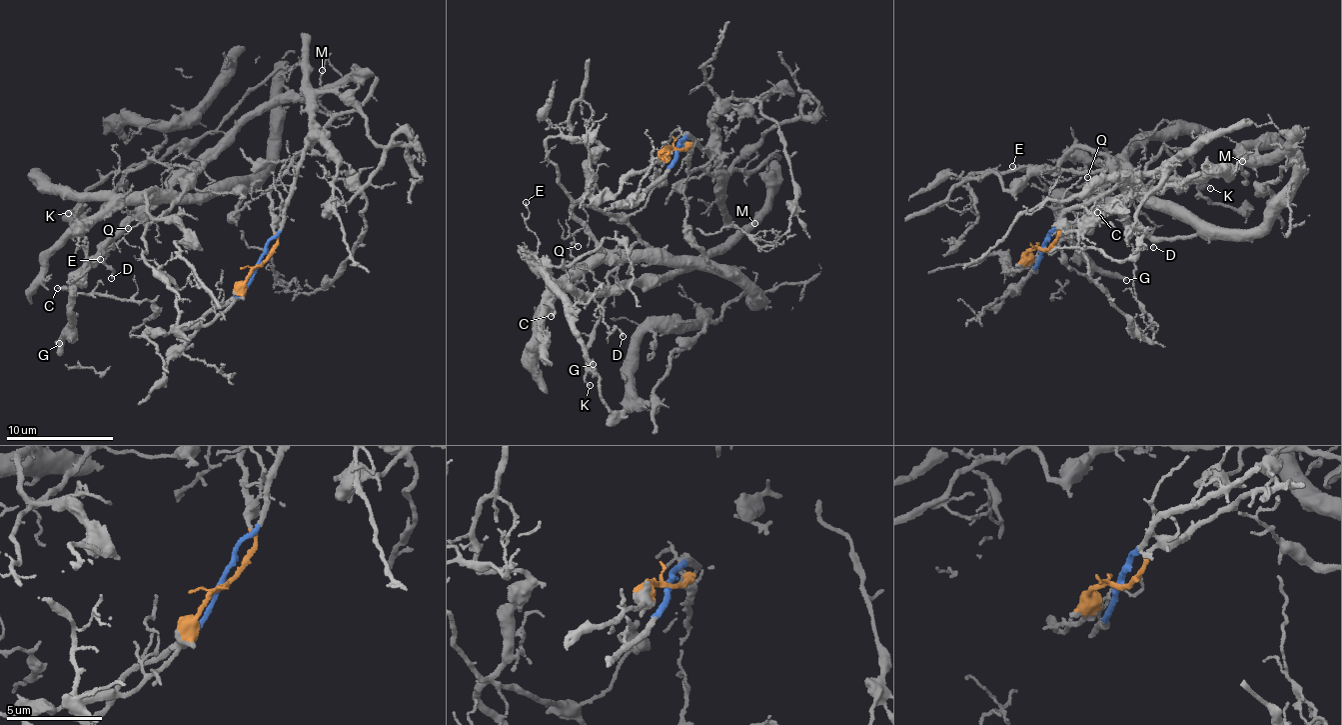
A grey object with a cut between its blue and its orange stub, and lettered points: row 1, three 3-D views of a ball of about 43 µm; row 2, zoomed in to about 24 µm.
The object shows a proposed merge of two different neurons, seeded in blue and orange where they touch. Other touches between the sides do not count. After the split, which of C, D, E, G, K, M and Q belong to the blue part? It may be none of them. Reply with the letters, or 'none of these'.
none of these

